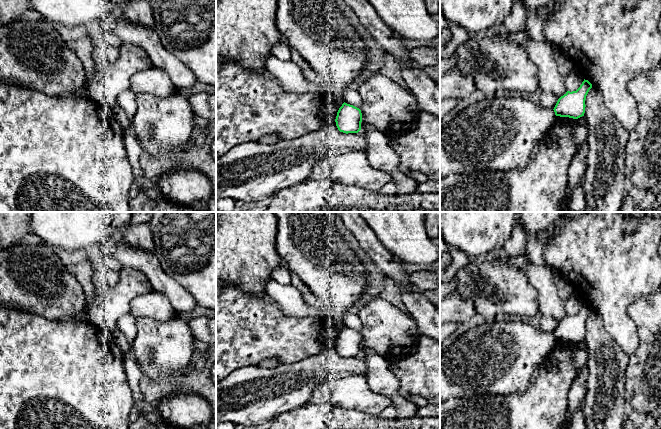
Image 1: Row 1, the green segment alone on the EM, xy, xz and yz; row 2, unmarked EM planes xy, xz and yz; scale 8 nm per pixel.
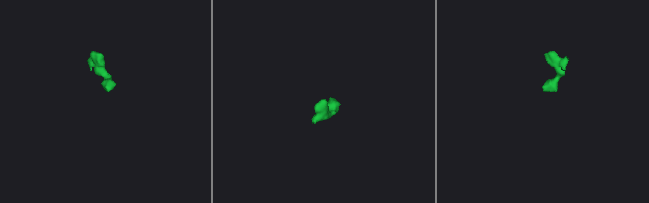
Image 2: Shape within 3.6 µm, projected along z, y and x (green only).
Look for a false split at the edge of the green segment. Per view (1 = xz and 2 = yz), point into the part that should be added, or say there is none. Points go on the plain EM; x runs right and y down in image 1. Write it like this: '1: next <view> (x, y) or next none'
1: next none
2: next none

